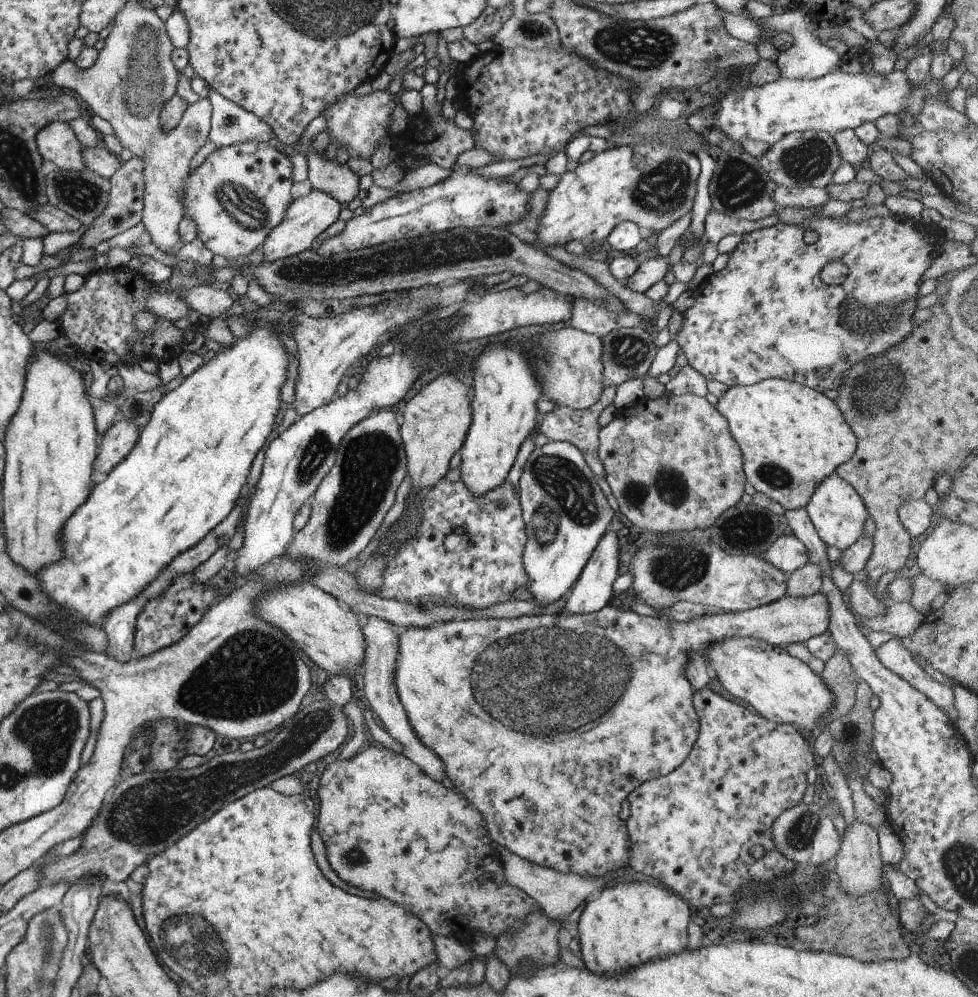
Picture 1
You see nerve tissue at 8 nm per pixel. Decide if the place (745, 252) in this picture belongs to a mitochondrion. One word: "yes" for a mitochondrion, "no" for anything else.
no

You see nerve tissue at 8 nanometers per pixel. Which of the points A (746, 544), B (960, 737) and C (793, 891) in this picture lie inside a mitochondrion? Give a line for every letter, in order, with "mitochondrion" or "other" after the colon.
A: other
B: other
C: mitochondrion

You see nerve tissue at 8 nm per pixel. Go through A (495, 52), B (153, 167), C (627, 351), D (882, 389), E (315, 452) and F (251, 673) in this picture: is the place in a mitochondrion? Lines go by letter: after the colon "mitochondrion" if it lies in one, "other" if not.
A: other
B: other
C: mitochondrion
D: mitochondrion
E: mitochondrion
F: mitochondrion

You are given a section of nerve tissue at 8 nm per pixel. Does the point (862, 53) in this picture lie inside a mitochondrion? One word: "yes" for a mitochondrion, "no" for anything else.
no

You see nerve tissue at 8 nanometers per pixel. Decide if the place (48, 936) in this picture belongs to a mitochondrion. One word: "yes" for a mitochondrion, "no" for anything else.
yes

